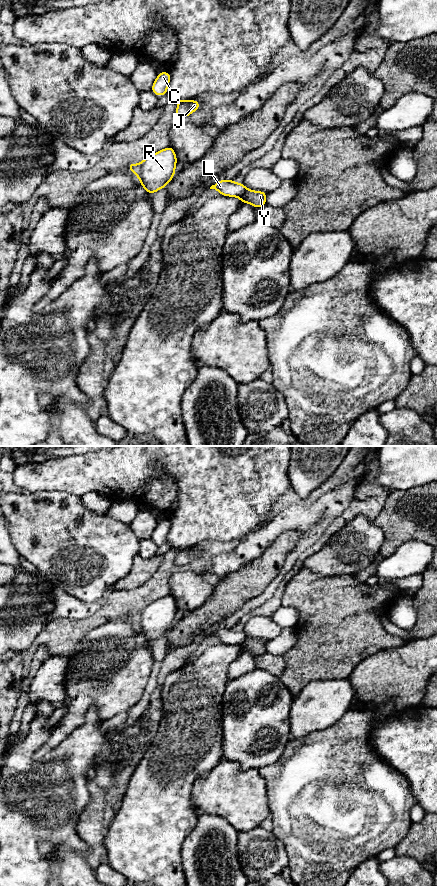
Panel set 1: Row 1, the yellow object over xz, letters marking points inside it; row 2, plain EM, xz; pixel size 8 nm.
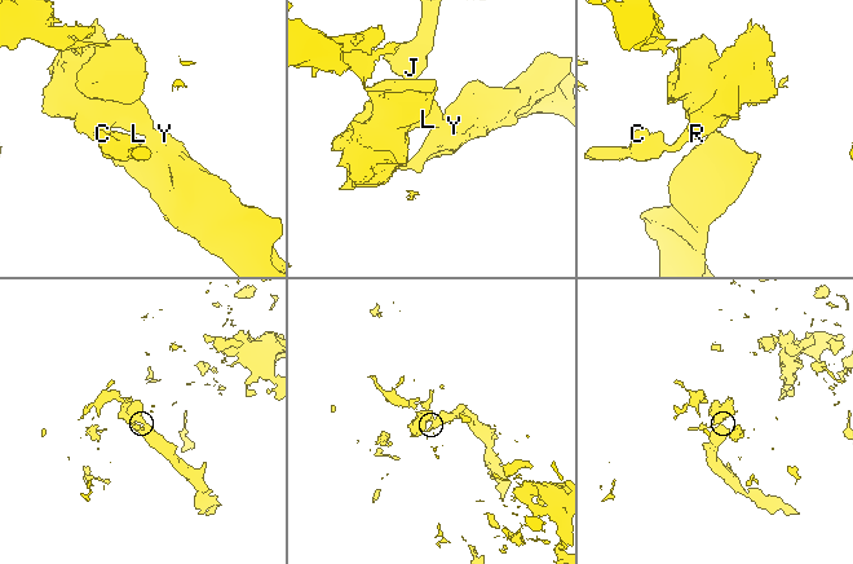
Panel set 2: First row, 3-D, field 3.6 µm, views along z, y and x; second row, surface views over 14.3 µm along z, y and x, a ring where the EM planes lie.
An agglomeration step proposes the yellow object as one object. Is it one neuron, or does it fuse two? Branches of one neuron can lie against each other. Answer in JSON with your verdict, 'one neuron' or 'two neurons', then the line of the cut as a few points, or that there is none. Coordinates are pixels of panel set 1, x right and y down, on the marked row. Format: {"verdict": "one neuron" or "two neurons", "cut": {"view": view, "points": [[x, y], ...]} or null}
{"verdict": "two neurons", "cut": {"view": "xz", "points": [[246, 189], [239, 197]]}}

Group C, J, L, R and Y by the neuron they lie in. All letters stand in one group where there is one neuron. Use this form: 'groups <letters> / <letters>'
groups C J L R / Y

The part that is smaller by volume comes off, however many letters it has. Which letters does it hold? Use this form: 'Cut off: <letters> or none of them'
Cut off: Y

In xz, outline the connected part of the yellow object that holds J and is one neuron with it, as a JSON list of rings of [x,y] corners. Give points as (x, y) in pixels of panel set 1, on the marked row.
[[[192,99],[190,100],[175,100],[174,101],[178,102],[178,106],[175,110],[175,115],[178,118],[183,118],[183,117],[188,117],[190,114],[195,112],[196,110],[199,109],[201,101],[193,101]]]

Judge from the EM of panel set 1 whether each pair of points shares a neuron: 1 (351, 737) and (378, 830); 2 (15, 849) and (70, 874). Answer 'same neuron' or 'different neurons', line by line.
1: same neuron
2: different neurons

